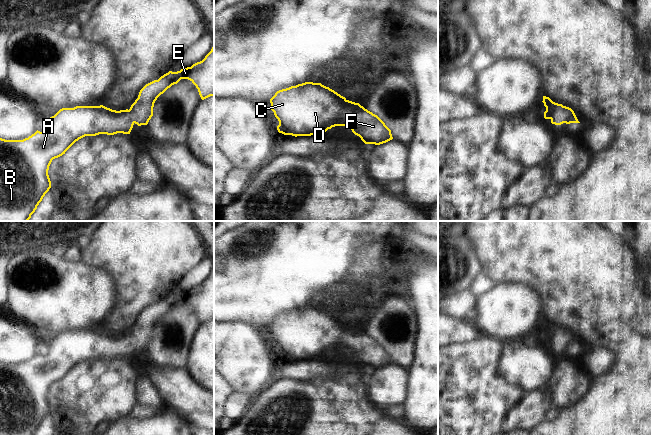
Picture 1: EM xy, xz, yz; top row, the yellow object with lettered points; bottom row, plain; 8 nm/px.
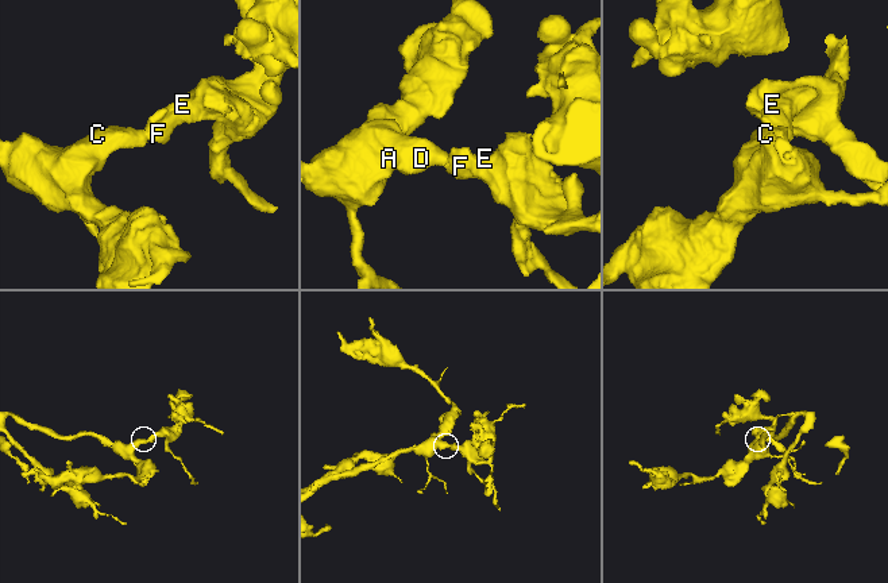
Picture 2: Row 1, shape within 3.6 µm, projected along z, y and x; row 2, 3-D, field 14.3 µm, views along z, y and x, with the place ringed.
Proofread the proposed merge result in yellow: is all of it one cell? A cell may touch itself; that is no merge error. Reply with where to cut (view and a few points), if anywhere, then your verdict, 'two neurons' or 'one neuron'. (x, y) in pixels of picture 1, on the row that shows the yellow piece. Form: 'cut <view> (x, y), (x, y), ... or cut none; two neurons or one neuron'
cut none; one neuron

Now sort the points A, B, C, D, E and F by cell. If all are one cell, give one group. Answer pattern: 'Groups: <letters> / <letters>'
Groups: A B C D E F.

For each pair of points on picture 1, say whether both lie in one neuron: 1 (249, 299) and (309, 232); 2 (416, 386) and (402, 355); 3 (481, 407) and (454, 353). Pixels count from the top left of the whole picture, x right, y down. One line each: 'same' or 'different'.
1: same
2: different
3: same

